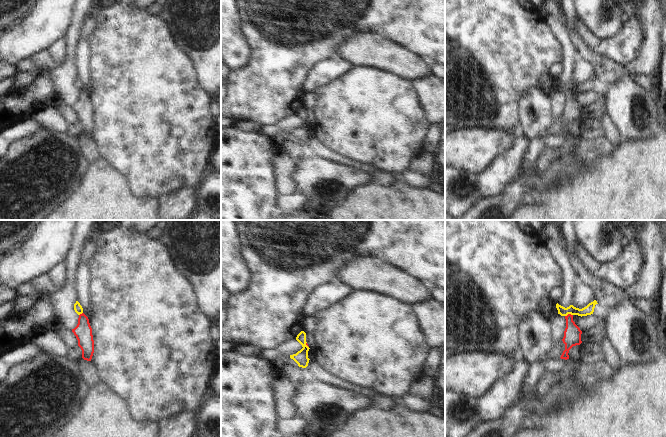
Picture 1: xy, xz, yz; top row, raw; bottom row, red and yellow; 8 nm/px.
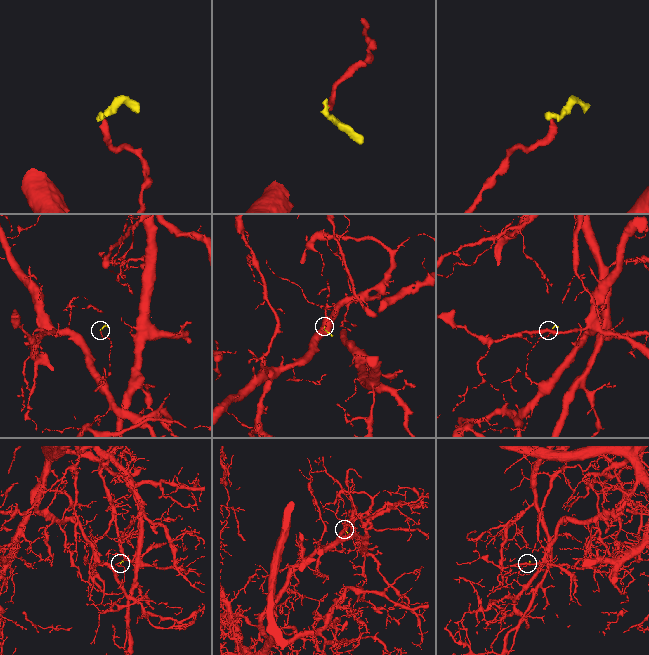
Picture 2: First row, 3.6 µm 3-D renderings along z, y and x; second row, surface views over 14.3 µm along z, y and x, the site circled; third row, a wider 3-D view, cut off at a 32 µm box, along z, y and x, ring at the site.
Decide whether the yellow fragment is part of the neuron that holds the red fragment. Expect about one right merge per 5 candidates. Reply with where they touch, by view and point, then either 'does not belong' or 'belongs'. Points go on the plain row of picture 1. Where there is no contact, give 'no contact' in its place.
yz (568, 90) | does not belong

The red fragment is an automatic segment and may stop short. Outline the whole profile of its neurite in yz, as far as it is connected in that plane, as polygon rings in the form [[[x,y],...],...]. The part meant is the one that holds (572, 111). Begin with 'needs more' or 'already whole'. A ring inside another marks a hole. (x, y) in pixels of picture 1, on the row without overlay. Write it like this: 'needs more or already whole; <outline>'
already whole; [[[568,90],[565,92],[566,95],[566,104],[564,107],[564,113],[562,115],[563,119],[565,120],[565,126],[561,131],[561,135],[569,135],[569,126],[576,121],[580,121],[581,117],[581,110],[582,107],[580,104],[575,100],[573,97],[573,91]]]

